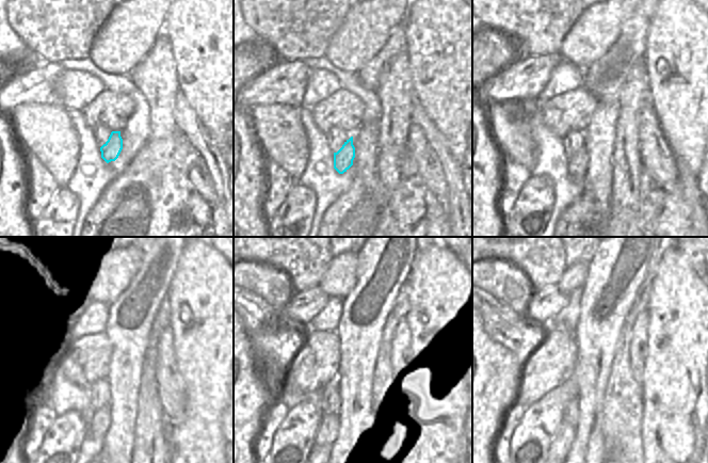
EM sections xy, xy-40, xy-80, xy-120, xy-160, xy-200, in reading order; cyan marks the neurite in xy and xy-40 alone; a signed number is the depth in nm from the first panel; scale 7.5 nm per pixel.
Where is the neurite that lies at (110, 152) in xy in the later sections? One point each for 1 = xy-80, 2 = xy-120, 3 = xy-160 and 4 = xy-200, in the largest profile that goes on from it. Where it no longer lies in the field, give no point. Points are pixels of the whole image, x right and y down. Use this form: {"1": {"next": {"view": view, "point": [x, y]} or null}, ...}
{"1": {"next": {"view": "xy-80", "point": [577, 165]}}, "2": {"next": {"view": "xy-120", "point": [97, 420]}}, "3": {"next": {"view": "xy-160", "point": [327, 432]}}, "4": {"next": {"view": "xy-200", "point": [561, 443]}}}

